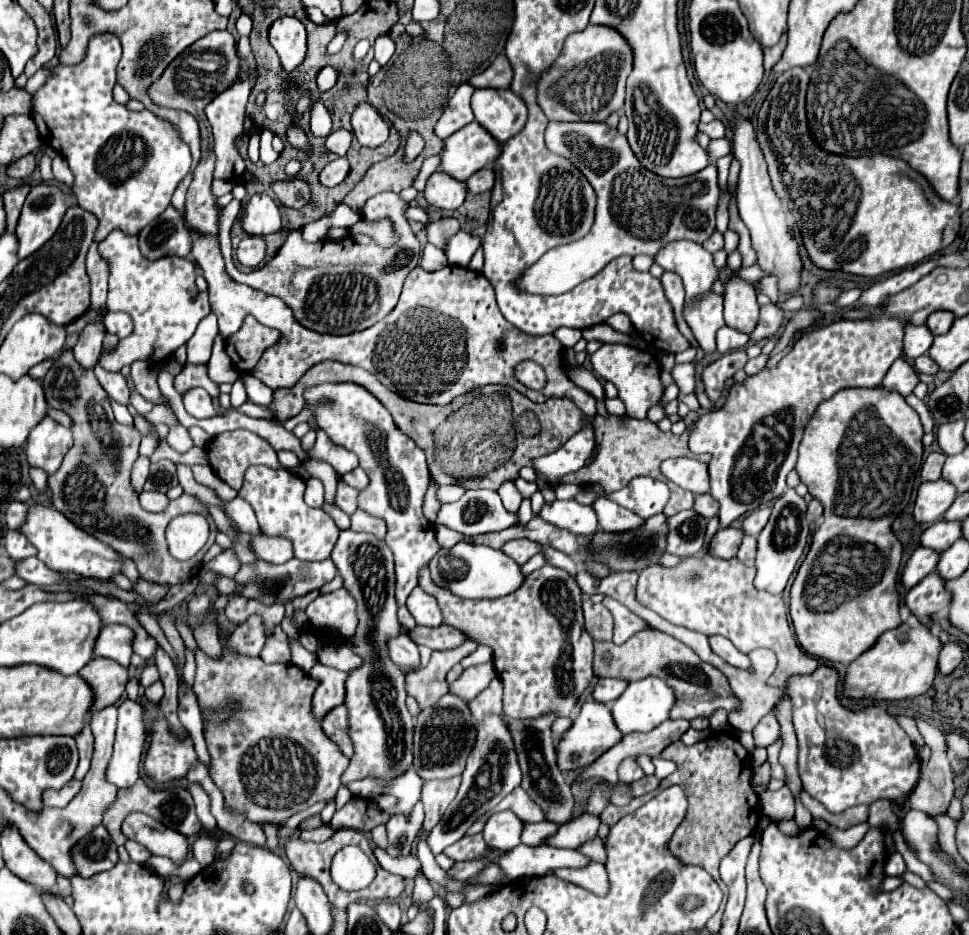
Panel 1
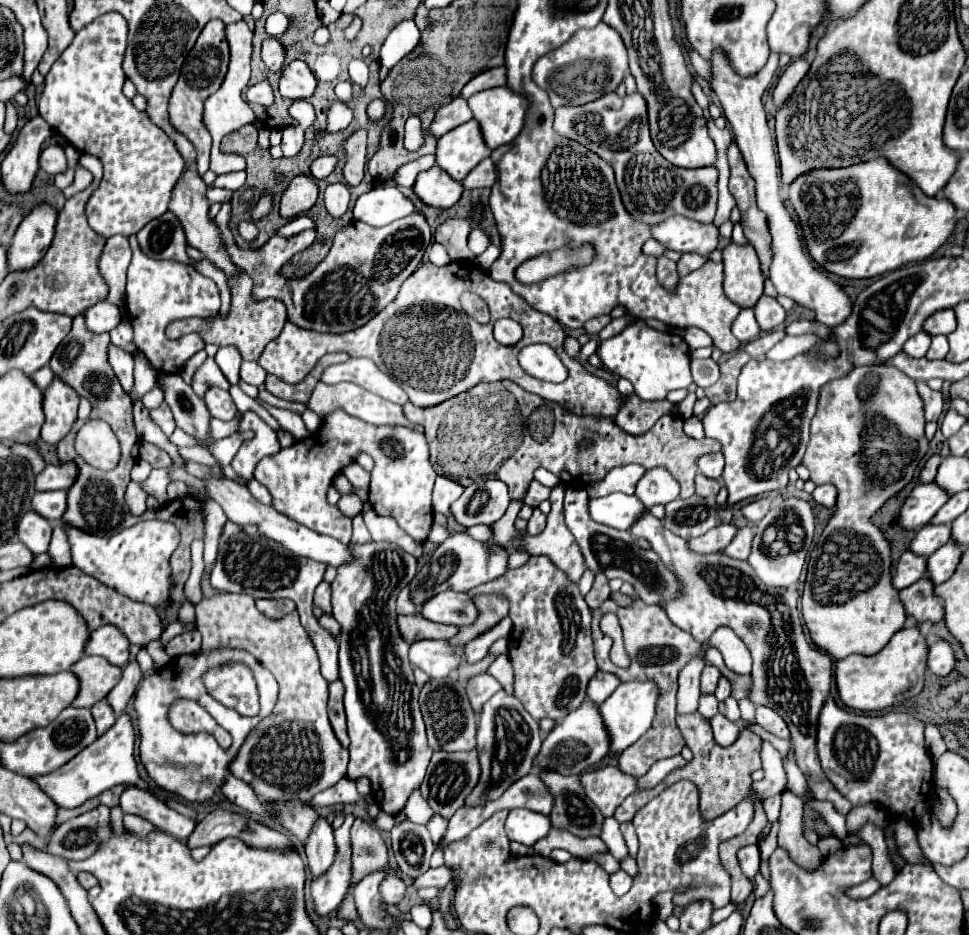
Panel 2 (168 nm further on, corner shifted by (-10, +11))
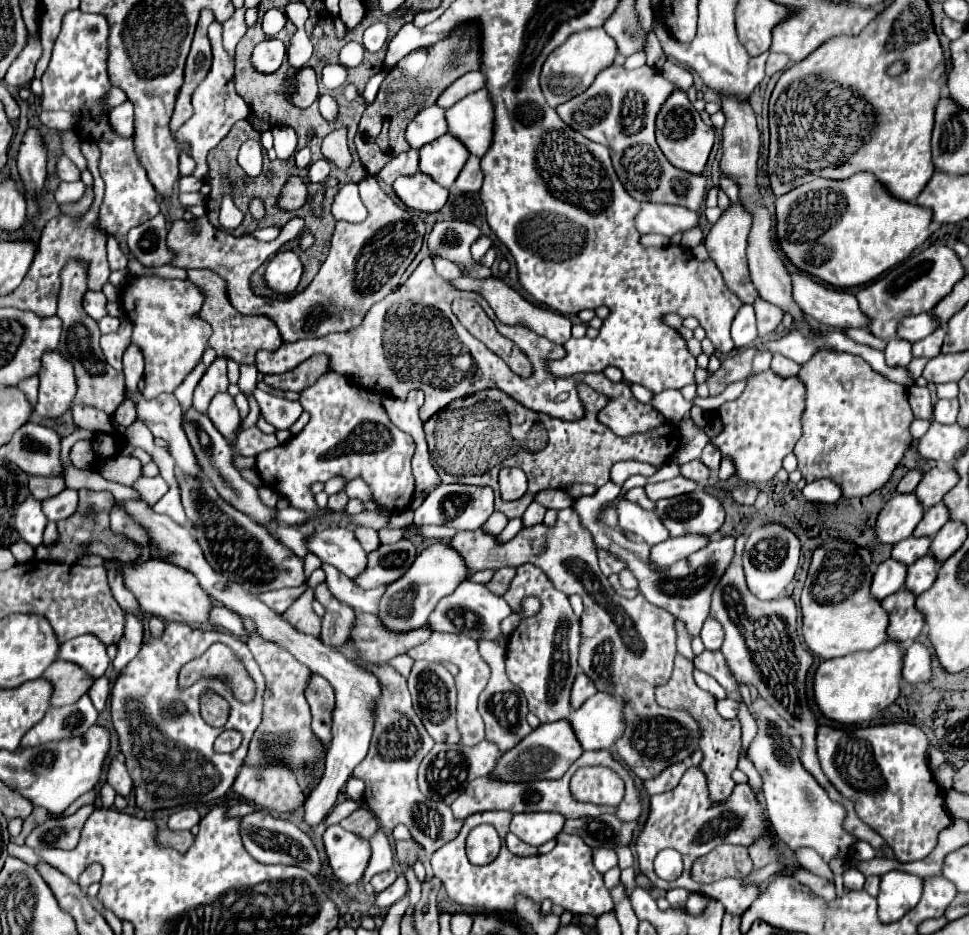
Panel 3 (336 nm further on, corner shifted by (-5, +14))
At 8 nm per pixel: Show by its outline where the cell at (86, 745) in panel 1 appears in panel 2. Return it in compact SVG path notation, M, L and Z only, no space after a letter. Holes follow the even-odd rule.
M106 698L100 700L100 702L96 702L90 710L92 710L92 716L94 716L94 720L96 720L98 734L100 734L100 732L106 732L106 730L116 722L116 714L114 714L114 710L110 708L110 704L106 702Z

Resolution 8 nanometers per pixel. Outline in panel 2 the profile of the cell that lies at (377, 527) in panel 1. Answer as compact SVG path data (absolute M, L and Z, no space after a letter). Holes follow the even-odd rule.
M368 510L364 514L364 522L366 522L366 528L370 530L372 534L372 540L376 542L392 542L392 544L398 544L400 548L404 548L406 552L414 554L416 558L422 556L422 542L416 542L412 540L398 524L396 520L392 518L386 518L386 516L378 516L374 510Z

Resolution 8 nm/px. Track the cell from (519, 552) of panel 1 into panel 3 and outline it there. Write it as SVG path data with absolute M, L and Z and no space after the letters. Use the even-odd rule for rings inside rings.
M493 513L493 515L487 519L487 523L483 525L483 529L489 531L489 533L501 533L505 525L507 525L507 517L505 517L503 513Z

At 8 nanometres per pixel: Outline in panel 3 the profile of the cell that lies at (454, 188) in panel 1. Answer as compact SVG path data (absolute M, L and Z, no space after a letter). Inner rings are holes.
M415 173L411 177L399 177L393 183L397 197L409 207L417 211L439 211L449 197L449 191L443 189L439 183L431 181L425 173Z

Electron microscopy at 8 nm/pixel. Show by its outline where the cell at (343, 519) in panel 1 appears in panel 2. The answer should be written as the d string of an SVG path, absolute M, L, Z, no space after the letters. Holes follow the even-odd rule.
M360 514L354 518L354 532L352 532L350 544L366 544L366 542L372 542L372 538L370 538L370 532L362 520L362 514Z

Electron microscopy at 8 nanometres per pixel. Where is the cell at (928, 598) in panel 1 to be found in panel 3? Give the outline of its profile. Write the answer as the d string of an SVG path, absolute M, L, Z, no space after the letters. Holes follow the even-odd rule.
M899 589L897 593L885 597L883 609L889 613L889 639L905 643L909 639L917 639L923 631L923 613L915 611L915 597L907 593L907 589Z

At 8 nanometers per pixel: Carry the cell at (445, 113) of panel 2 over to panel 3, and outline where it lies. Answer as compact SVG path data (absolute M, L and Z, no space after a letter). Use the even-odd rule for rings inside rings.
M439 105L421 109L417 117L407 127L407 141L413 149L421 149L421 145L431 143L447 133L447 119L445 109Z

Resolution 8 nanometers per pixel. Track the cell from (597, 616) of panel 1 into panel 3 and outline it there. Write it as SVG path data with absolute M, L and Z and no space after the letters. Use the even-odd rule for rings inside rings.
M599 551L599 567L605 575L611 575L611 573L619 573L619 569L625 569L625 563L611 557L607 551Z

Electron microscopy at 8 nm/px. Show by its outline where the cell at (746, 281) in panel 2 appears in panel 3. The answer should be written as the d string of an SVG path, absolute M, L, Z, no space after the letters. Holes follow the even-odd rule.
M731 205L721 219L713 225L713 229L709 231L707 239L705 239L705 247L709 251L709 257L715 261L715 265L719 267L723 281L727 285L727 289L731 289L743 303L753 303L757 299L757 289L749 279L749 269L747 269L747 255L745 255L745 247L747 247L747 235L751 229L751 215L743 209L743 205Z

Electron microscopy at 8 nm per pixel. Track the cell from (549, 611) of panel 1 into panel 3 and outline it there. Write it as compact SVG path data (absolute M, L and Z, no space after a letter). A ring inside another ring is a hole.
M525 563L517 567L517 575L513 577L507 593L503 599L509 603L509 607L519 613L521 603L527 597L537 597L541 601L539 613L525 617L519 621L515 631L509 635L507 641L507 677L513 685L523 689L529 711L535 713L541 723L551 723L565 719L567 713L571 713L571 685L577 677L579 665L579 617L573 613L569 605L569 597L553 587L549 577L535 567L533 563Z

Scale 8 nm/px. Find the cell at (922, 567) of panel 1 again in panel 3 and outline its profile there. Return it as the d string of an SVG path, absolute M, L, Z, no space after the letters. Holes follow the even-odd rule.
M891 557L875 569L871 593L879 601L883 601L887 595L899 591L903 587L903 577L907 577L907 565L899 565L897 561L891 561Z

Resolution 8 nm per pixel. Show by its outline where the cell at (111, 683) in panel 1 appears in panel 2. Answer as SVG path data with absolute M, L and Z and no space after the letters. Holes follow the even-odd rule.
M84 656L76 664L72 664L70 672L78 678L80 690L74 698L72 706L78 708L90 708L98 700L106 698L110 688L116 686L120 680L120 668L110 666L104 658L98 656Z

